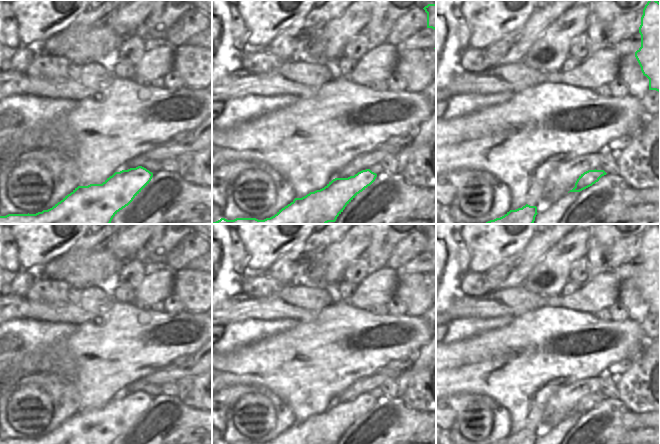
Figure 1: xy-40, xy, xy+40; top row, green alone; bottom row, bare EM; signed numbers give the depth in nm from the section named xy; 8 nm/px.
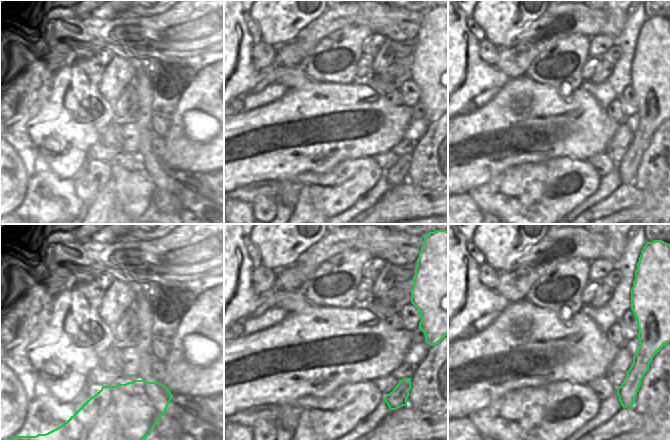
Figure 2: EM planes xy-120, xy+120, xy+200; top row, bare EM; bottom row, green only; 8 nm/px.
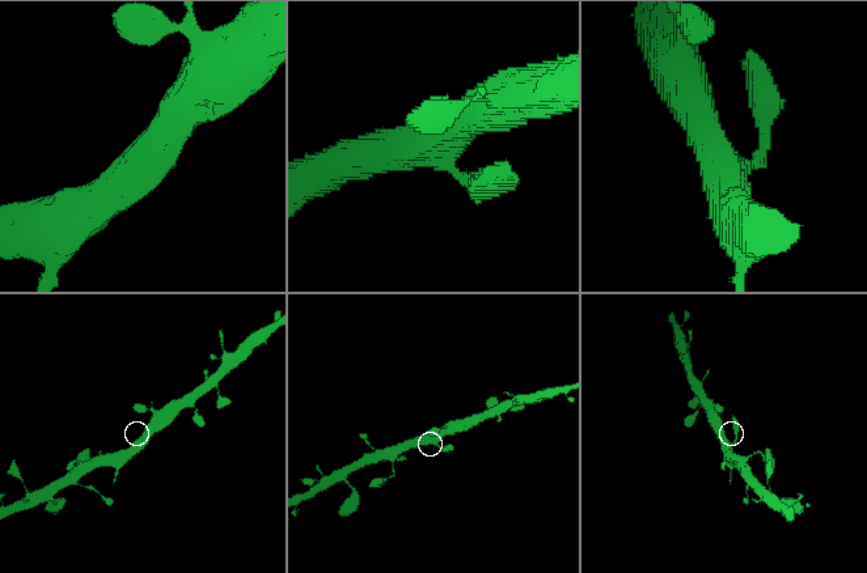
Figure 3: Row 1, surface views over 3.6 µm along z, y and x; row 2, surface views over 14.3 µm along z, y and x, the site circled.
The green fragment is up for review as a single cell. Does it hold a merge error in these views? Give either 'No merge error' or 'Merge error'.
No merge error.

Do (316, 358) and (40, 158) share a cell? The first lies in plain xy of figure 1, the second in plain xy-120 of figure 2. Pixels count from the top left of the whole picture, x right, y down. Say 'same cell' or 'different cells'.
different cells

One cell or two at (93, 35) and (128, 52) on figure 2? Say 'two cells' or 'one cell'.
one cell

